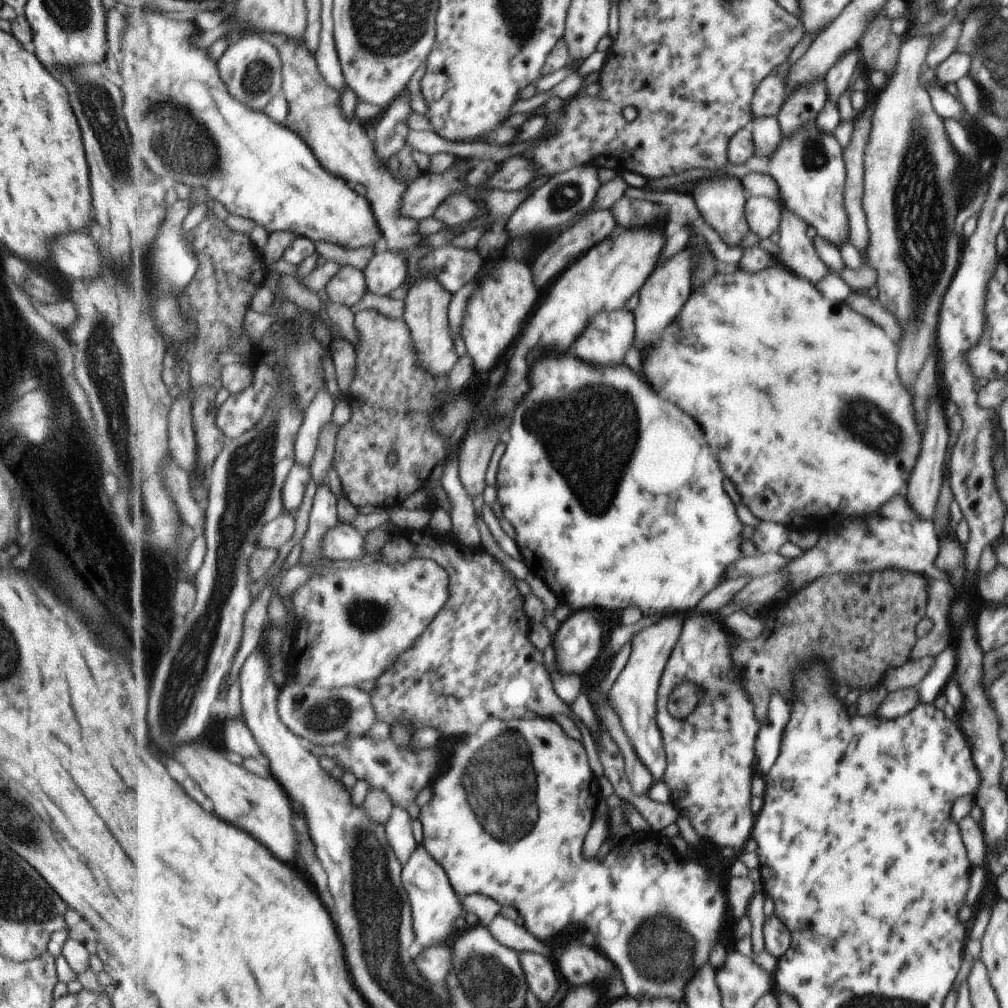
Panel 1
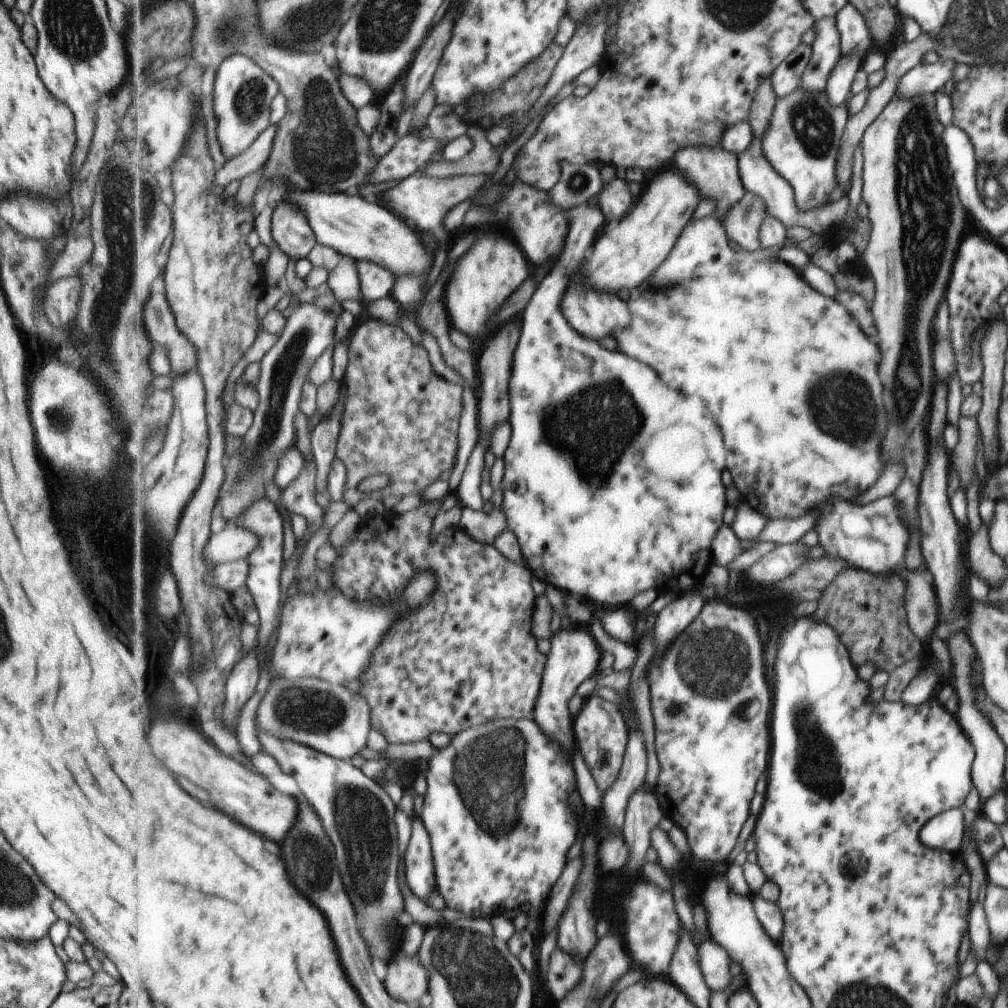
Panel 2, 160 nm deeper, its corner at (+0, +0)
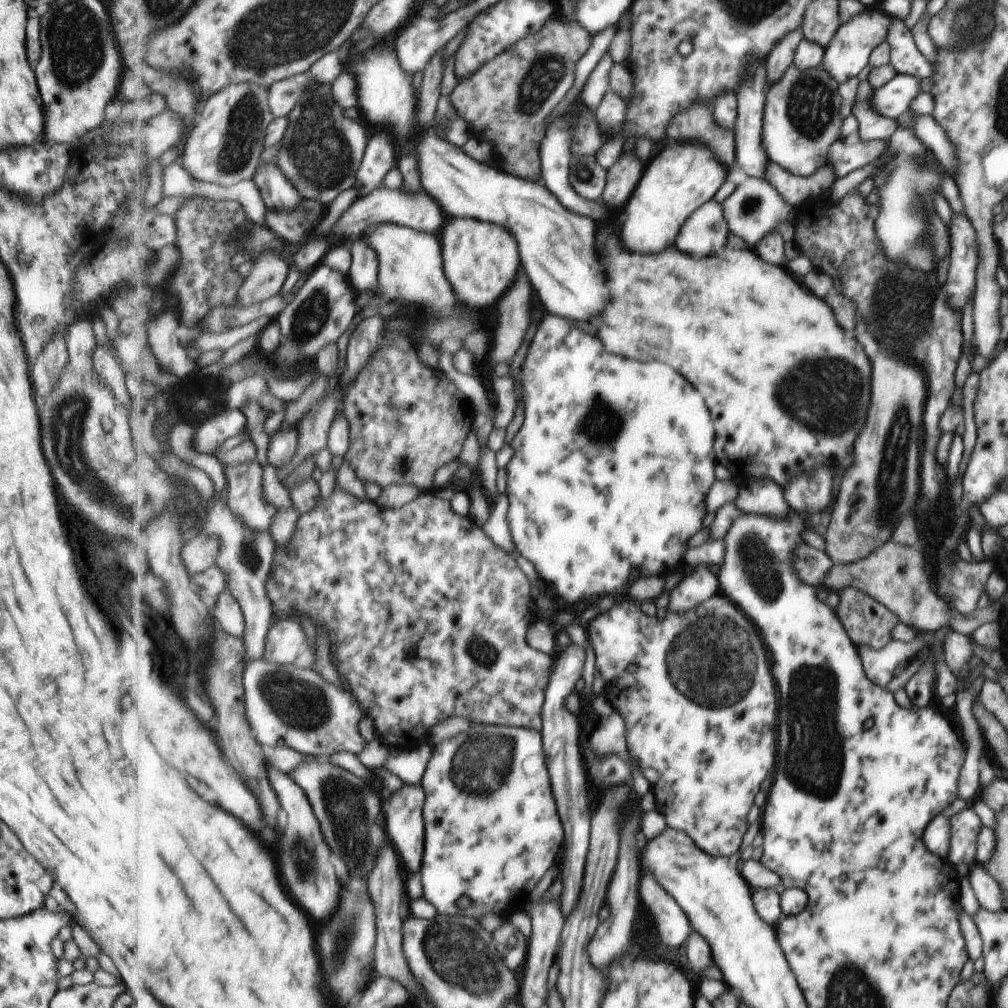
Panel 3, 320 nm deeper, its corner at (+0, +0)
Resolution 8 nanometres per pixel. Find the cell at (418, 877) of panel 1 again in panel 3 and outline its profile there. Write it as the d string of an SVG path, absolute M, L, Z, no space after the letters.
M422 782L419 784L403 784L400 790L391 794L388 800L383 801L383 810L386 814L386 826L391 843L401 857L405 868L411 868L413 872L422 870L425 856L426 826L424 818L425 788Z

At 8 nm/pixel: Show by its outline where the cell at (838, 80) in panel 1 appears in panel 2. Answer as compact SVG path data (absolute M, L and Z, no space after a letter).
M846 2L835 14L836 29L840 40L840 54L866 54L871 46L871 38L860 12Z

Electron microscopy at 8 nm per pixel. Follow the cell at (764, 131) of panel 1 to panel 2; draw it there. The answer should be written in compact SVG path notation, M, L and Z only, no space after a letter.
M769 75L769 78L766 78L761 84L752 106L752 114L749 121L755 137L761 137L763 140L777 101L772 75Z

